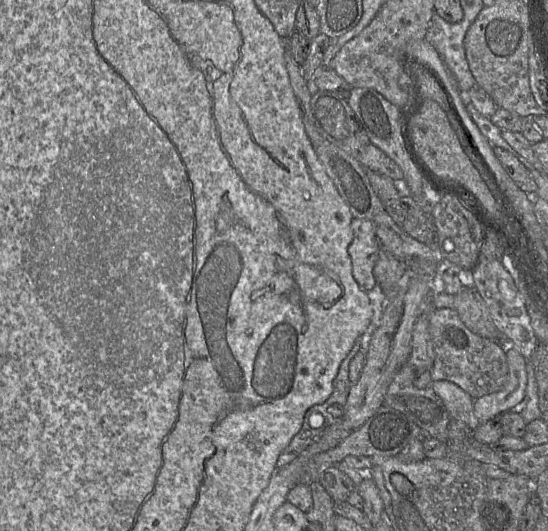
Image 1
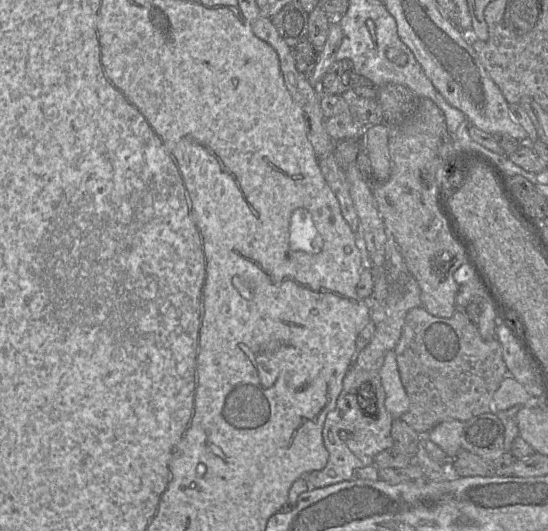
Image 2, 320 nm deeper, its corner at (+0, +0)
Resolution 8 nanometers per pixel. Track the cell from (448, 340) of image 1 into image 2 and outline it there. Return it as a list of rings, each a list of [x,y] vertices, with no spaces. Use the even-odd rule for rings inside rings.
[[[423,307],[409,310],[394,351],[400,379],[409,398],[409,408],[401,420],[421,435],[445,421],[467,422],[473,417],[492,412],[492,397],[508,373],[498,340],[484,340],[477,324],[467,317],[463,309],[457,309],[450,318],[433,316]]]

